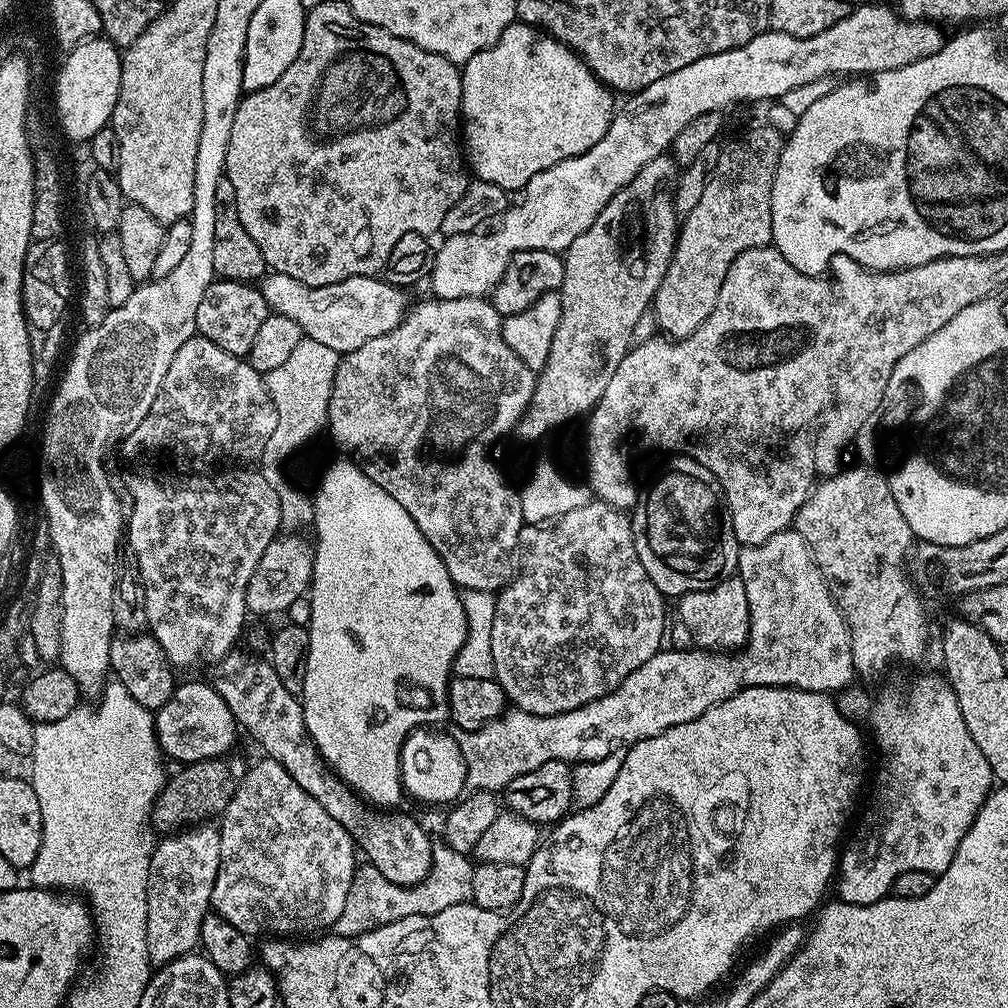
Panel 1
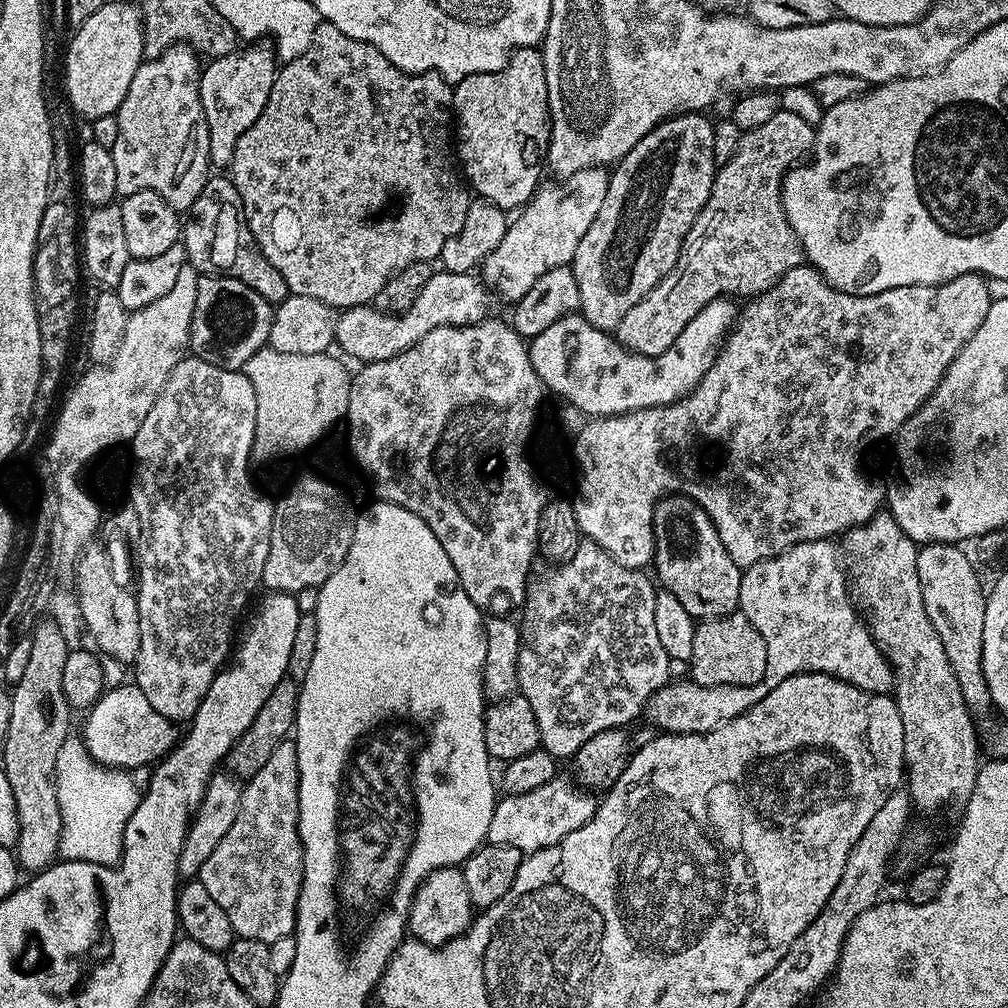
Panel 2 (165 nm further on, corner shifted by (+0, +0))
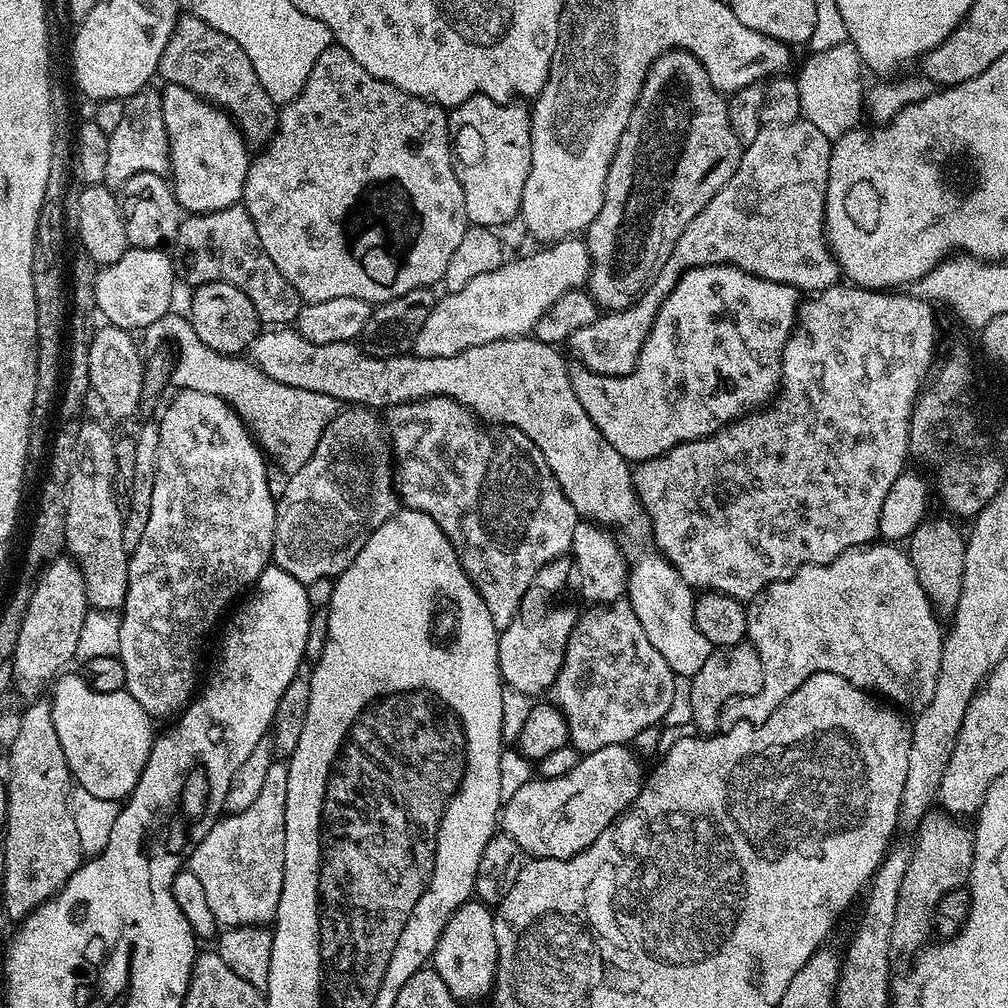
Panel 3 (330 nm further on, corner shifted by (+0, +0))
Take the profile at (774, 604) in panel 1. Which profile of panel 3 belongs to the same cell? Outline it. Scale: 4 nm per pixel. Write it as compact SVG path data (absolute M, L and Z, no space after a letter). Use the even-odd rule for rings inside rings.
M873 542L847 548L830 562L807 564L790 578L768 585L747 609L750 643L762 658L764 681L762 690L751 696L735 696L724 707L725 725L763 720L779 704L786 702L806 678L819 672L838 674L869 693L889 696L884 698L897 700L892 702L901 709L909 708L912 714L930 706L934 686L938 686L946 628L940 625L941 617L922 590L918 574L914 574L914 566L903 547L892 542Z

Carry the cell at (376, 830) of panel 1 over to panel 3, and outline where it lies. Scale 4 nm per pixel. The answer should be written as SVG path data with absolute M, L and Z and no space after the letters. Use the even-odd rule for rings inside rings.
M483 902L463 904L446 922L432 951L431 967L436 969L442 982L446 982L457 1002L480 1000L487 992L489 995L495 985L498 946L494 938L493 915L493 909Z

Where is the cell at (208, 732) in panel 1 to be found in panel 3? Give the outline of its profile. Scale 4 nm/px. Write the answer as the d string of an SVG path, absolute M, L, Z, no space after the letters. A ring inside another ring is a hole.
M66 672L57 677L52 686L54 692L49 699L51 717L58 732L58 740L62 743L68 770L72 773L75 783L88 794L93 794L94 798L102 798L103 801L123 801L131 795L134 786L140 781L145 764L149 760L156 737L156 730L152 728L153 719L128 691L98 694L86 686L81 675L70 673Z

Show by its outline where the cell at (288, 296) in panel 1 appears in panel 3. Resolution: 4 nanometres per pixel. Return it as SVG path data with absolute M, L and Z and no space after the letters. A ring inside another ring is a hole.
M568 237L555 241L530 256L500 265L496 271L482 274L474 278L468 286L460 291L445 293L432 308L426 326L428 348L426 354L430 357L450 357L464 349L485 345L486 342L516 339L529 335L536 327L539 318L569 290L581 289L588 281L592 260L589 258L587 243L579 237Z

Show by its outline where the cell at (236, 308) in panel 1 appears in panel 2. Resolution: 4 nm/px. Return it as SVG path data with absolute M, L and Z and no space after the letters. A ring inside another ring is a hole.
M201 275L198 279L198 298L194 298L194 314L190 322L190 334L188 335L188 347L191 355L196 356L199 360L210 362L219 368L231 368L233 370L243 369L246 362L250 362L250 358L254 358L254 354L258 354L258 350L265 347L268 343L268 335L270 334L270 326L272 325L272 314L274 306L270 302L266 302L266 298L262 298L262 294L258 294L258 290L250 290L250 286L246 286L246 282L238 282L229 276L206 276Z

